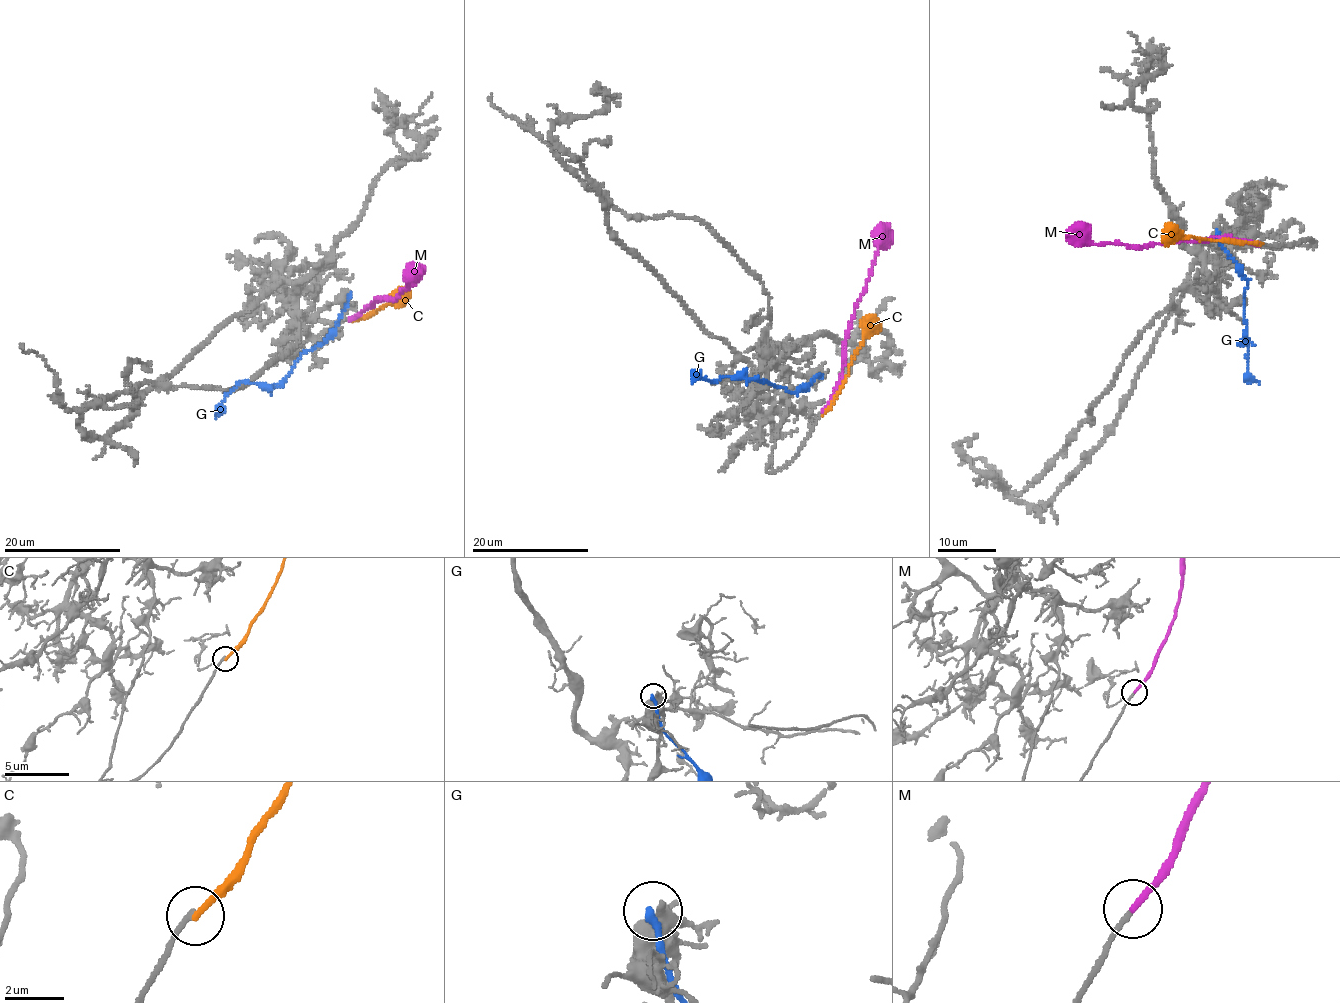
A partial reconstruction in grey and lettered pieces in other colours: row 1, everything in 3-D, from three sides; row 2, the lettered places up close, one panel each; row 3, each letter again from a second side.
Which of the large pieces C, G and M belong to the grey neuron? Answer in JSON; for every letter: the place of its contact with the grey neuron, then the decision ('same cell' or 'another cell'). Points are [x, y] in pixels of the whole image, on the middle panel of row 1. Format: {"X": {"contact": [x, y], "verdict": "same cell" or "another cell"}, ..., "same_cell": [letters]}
{"C": {"contact": [822, 414], "verdict": "another cell"}, "G": {"contact": [821, 376], "verdict": "another cell"}, "M": {"contact": [822, 412], "verdict": "same cell"}, "same_cell": ["M"]}

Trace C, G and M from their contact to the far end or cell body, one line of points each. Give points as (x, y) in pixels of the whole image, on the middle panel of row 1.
C: (823, 413), (848, 373), (852, 356), (862, 340), (864, 320), (872, 318)
G: (821, 376), (789, 393), (766, 381), (752, 379), (729, 377), (713, 381), (698, 374), (692, 382)
M: (823, 412), (840, 378), (845, 336), (877, 250), (877, 231), (887, 223)

